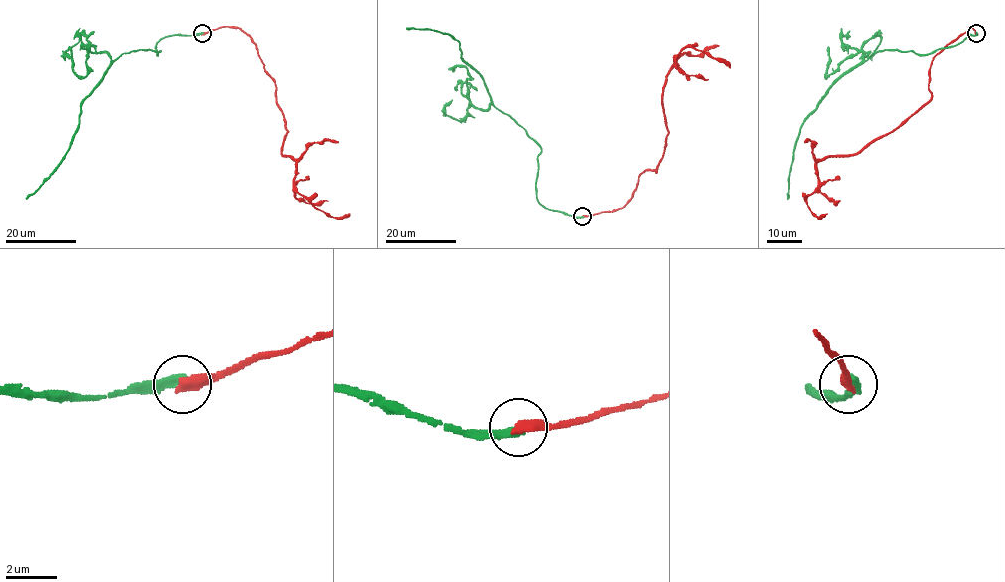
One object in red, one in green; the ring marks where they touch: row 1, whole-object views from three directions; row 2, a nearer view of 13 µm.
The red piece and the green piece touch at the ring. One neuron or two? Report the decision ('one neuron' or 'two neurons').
two neurons

